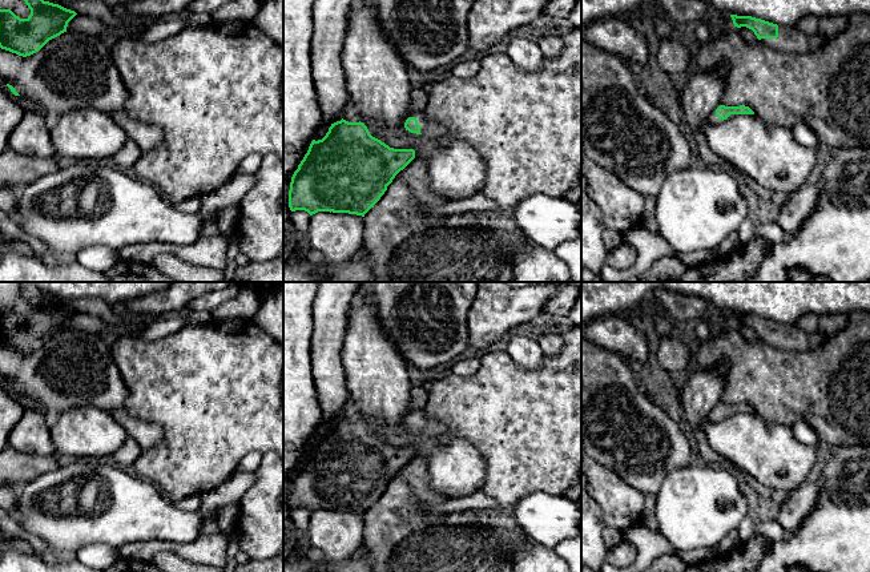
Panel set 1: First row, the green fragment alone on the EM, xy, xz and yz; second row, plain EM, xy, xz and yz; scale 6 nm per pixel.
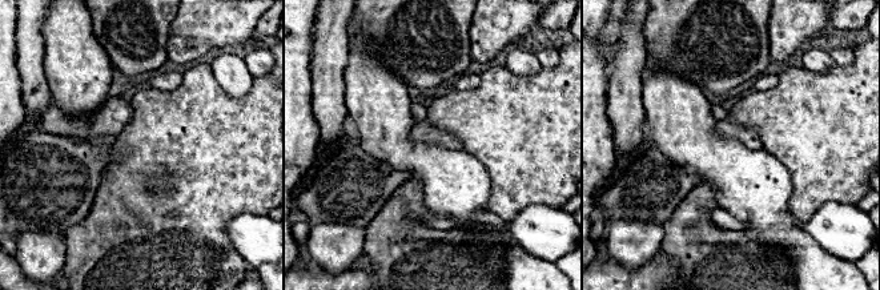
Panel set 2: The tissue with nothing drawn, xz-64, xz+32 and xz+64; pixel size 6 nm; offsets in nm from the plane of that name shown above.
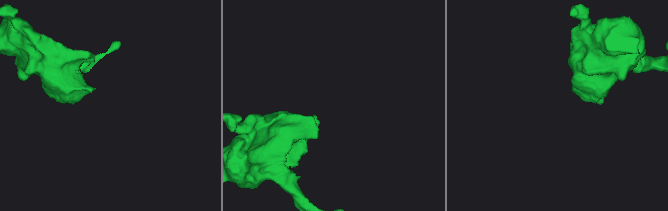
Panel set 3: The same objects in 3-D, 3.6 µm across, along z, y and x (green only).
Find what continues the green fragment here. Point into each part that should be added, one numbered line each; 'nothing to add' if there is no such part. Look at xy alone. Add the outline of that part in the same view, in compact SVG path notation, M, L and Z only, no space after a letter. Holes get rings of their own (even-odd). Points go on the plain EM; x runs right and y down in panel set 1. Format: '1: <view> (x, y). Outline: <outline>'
nothing to add

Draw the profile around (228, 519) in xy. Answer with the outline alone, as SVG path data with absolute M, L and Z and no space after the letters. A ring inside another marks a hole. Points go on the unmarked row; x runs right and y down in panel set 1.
M231 504L223 508L217 516L217 528L221 532L230 533L235 529L239 519L239 505Z

